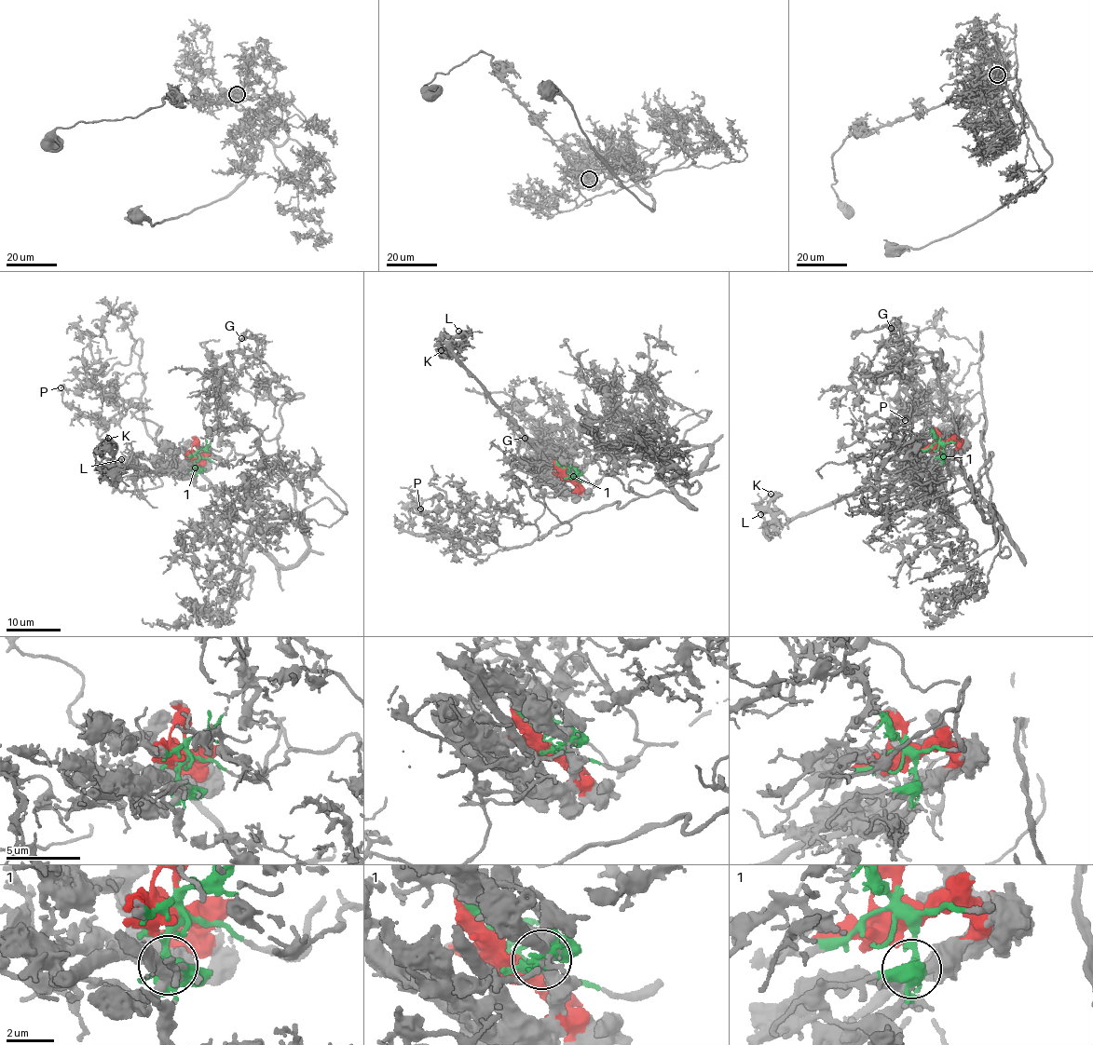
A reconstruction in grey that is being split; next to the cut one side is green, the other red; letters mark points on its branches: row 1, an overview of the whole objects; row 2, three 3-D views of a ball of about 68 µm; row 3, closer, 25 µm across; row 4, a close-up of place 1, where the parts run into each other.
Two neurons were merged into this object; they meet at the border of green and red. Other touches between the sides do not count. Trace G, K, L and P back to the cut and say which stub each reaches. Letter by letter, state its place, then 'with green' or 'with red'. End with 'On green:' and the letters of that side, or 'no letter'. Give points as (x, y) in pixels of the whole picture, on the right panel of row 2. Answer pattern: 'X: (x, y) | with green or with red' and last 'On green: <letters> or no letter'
G: (891, 328) | with green
K: (771, 494) | with red
L: (760, 514) | with red
P: (905, 420) | with green
On green: G, P

